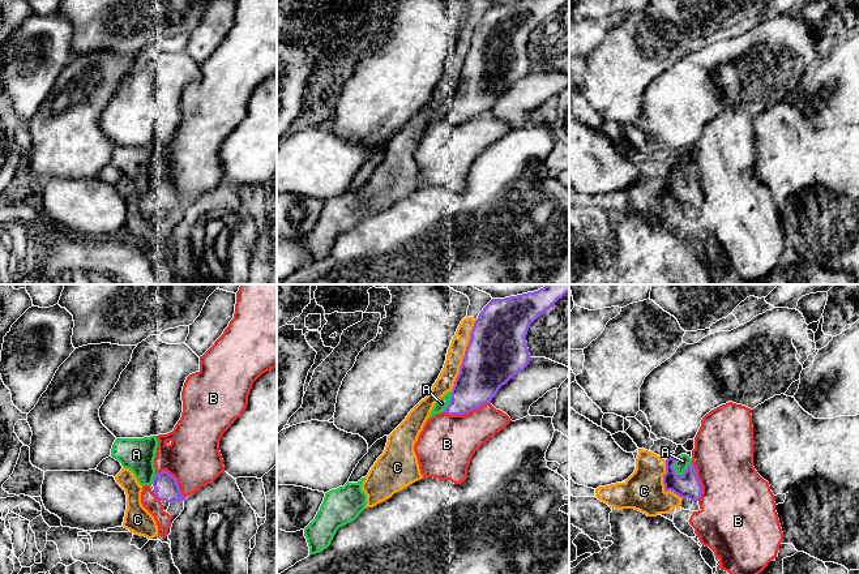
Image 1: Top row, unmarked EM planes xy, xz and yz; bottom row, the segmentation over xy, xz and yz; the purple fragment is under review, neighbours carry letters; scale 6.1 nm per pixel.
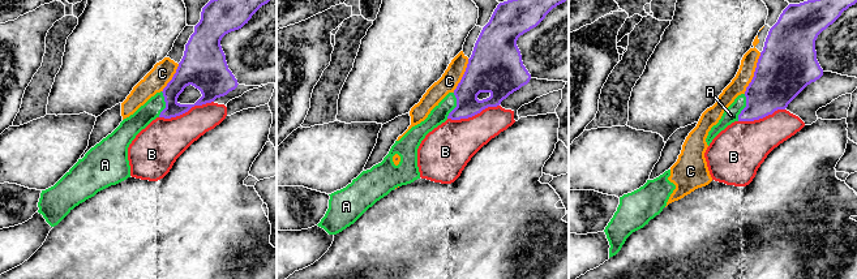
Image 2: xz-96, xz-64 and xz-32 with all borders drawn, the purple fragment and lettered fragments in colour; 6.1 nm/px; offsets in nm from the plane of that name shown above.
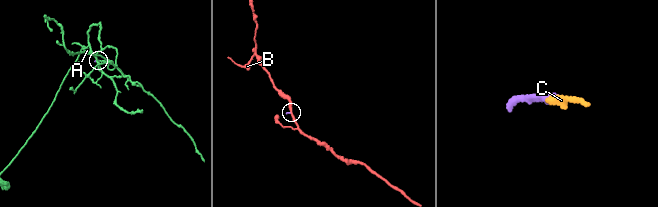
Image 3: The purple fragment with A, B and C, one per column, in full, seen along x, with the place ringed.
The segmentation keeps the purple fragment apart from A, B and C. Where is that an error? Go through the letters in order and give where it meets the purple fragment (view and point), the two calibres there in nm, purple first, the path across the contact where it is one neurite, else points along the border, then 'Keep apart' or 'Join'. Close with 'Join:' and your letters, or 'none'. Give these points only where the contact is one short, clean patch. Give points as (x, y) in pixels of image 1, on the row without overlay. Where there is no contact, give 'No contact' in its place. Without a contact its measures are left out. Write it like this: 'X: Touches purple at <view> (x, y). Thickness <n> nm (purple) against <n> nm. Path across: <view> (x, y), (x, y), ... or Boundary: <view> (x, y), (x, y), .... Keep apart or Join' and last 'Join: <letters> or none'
A: Touches purple at yz (680, 183). Thickness 160 nm (purple) against 90 nm. Join
B: Touches purple at xz (466, 120). Thickness 280 nm (purple) against 360 nm. Keep apart
C: Touches purple at xz (465, 63). Thickness 360 nm (purple) against 110 nm. Keep apart
Join: A

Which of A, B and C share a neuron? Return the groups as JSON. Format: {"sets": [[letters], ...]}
{"sets": [["A"], ["B"], ["C"]]}

